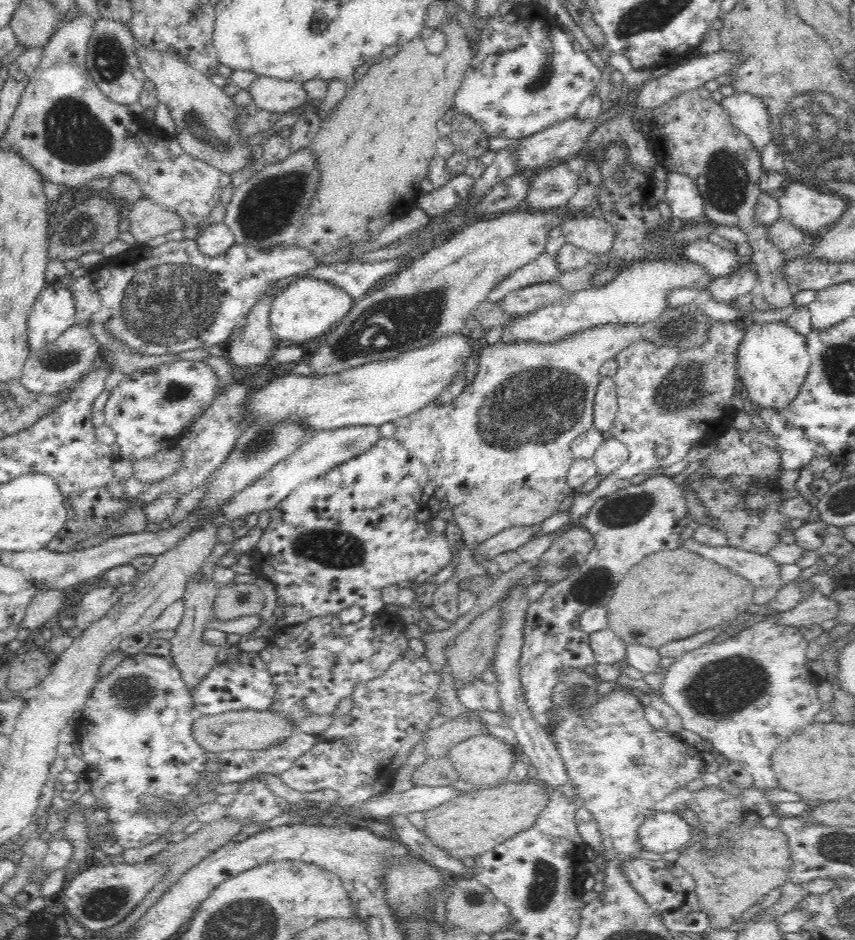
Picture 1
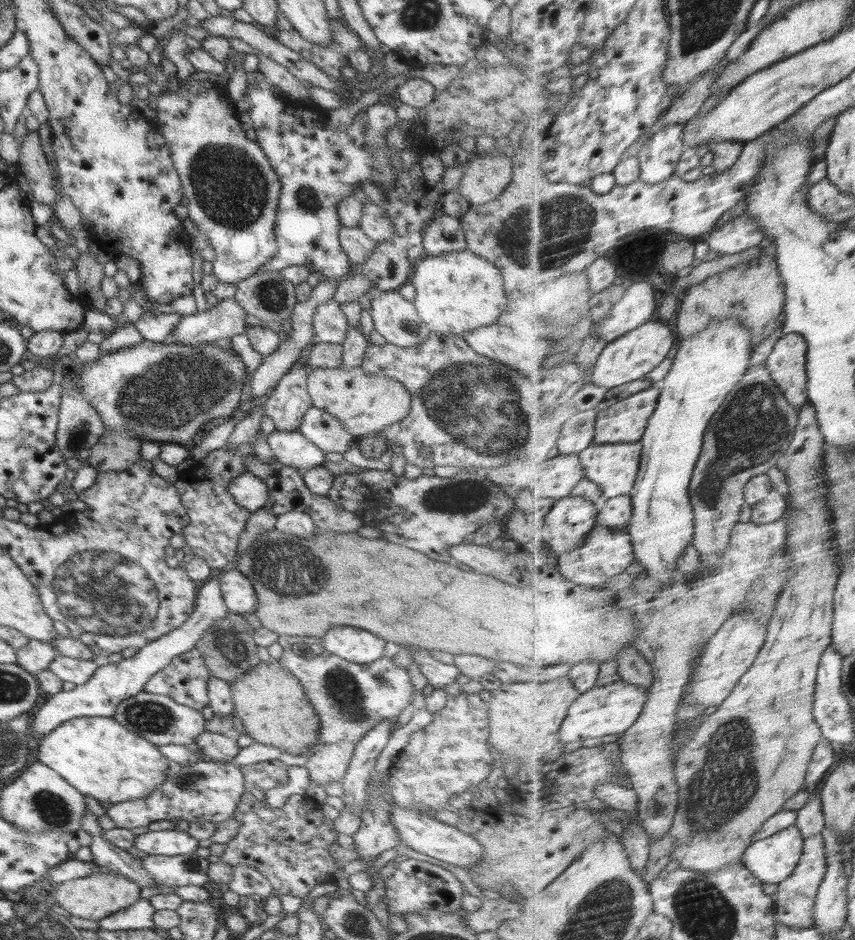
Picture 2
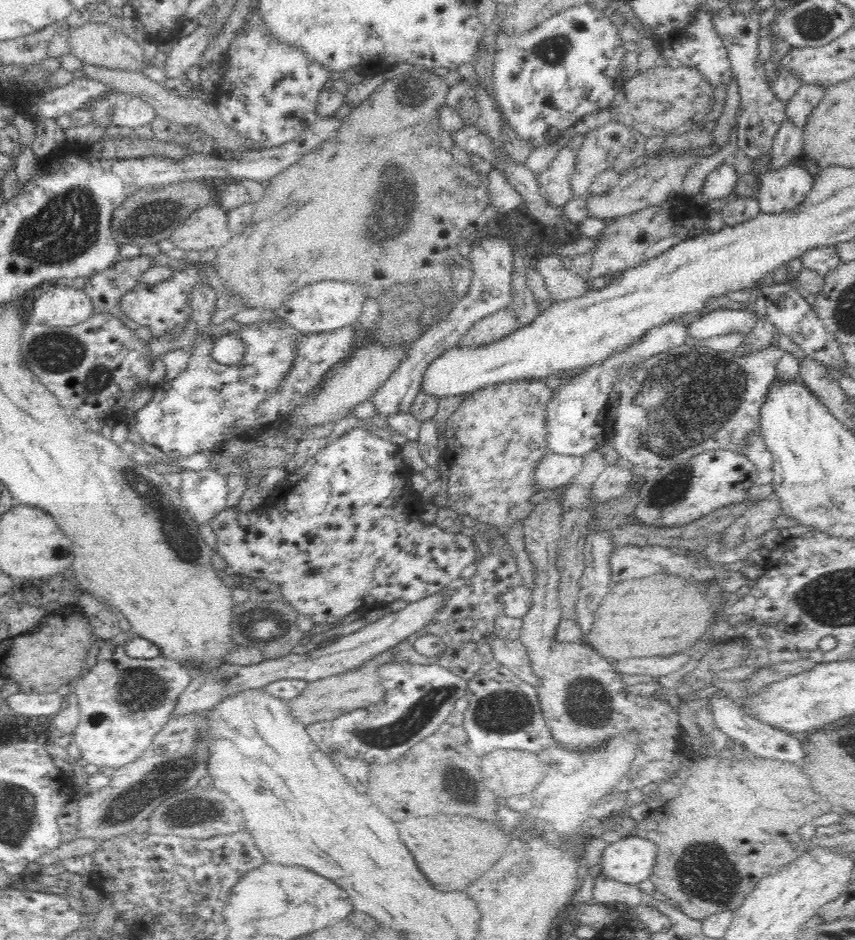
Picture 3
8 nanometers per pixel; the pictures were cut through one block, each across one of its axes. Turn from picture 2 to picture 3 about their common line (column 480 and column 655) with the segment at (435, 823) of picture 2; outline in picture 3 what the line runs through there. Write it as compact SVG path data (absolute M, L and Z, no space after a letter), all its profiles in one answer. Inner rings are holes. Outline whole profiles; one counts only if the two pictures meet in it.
M621 836L619 841L608 844L604 849L600 862L602 867L600 873L610 880L637 886L643 880L650 878L658 849L657 844L651 840L639 836Z

